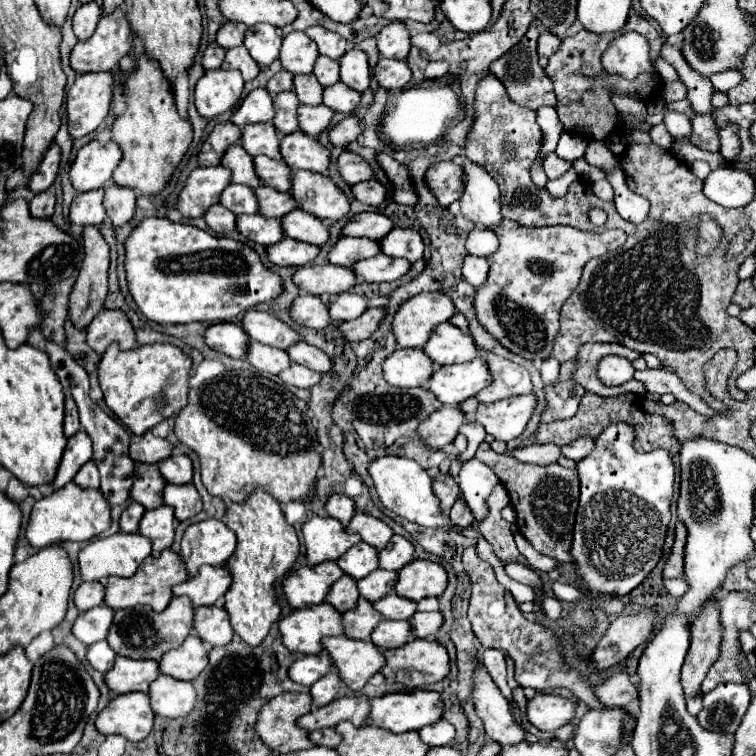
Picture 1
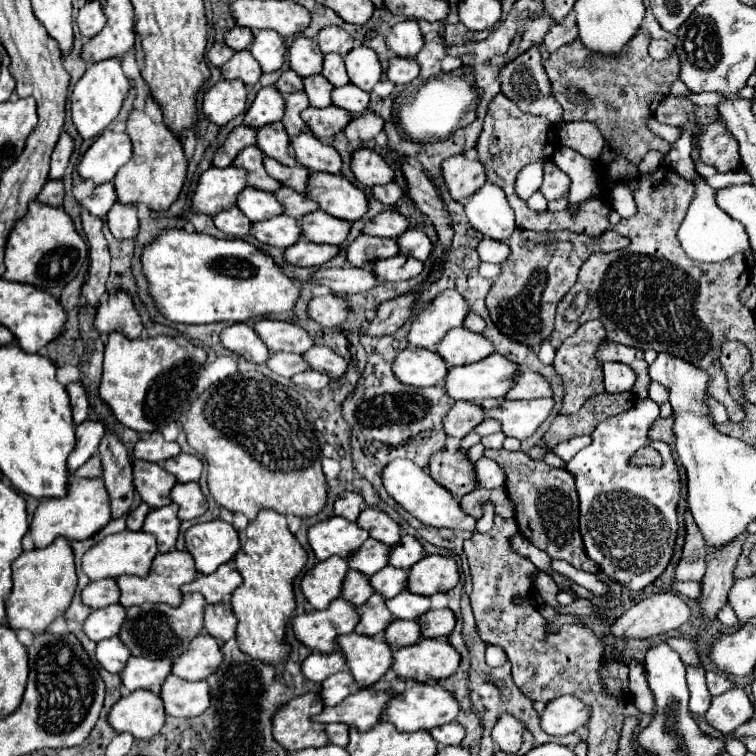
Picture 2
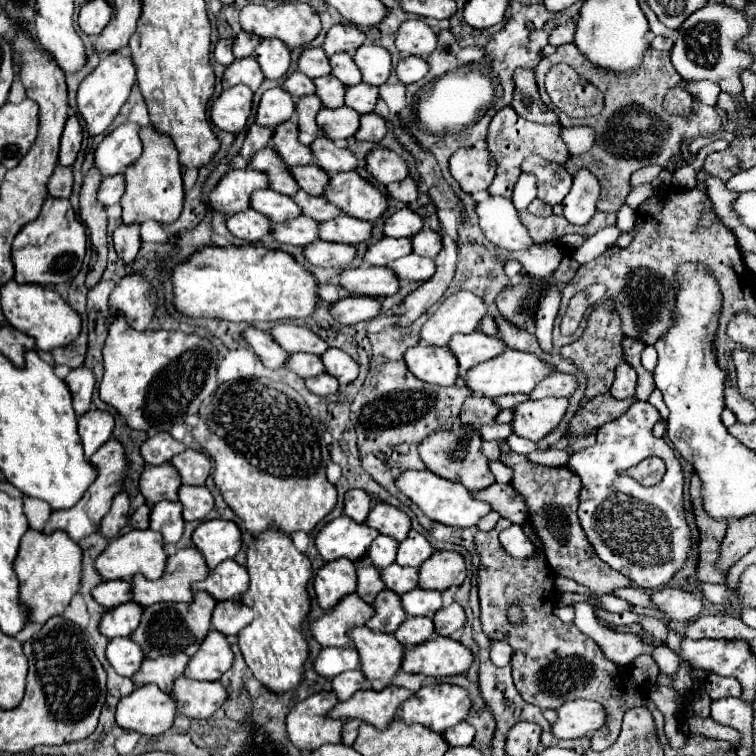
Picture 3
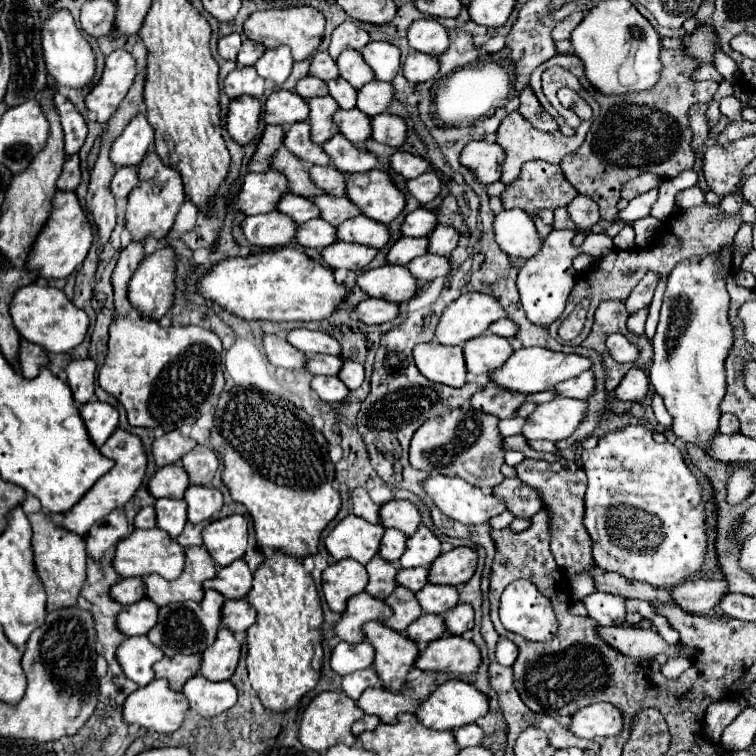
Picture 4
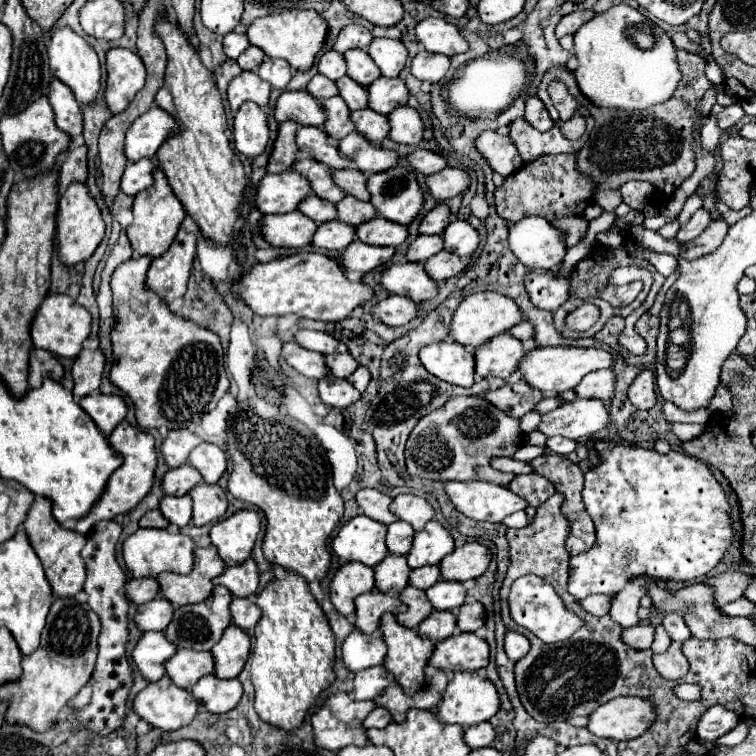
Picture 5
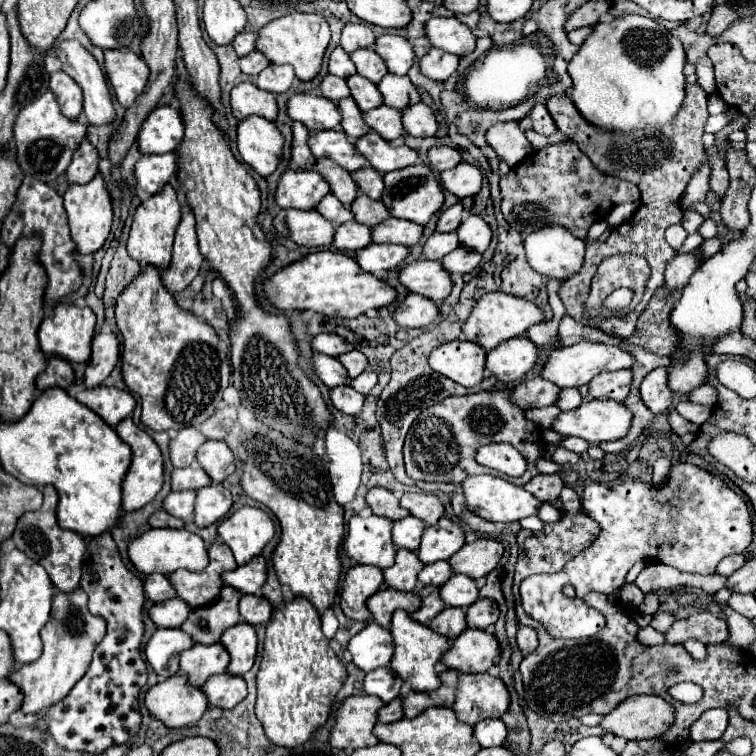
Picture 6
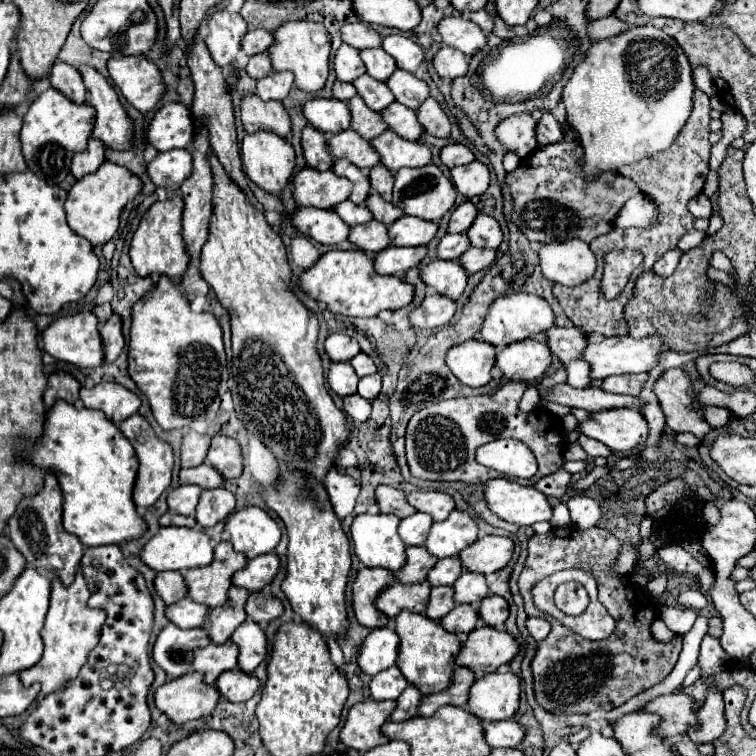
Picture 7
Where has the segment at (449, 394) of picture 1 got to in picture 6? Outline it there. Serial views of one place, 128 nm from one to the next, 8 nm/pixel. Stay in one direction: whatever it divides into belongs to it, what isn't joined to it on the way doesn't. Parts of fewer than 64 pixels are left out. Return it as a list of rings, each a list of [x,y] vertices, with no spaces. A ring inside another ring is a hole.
[[[584,340],[584,342],[572,344],[572,346],[562,346],[558,350],[552,350],[552,354],[546,358],[546,362],[542,366],[540,376],[544,380],[554,382],[560,388],[570,388],[570,386],[580,388],[580,386],[588,384],[594,376],[598,376],[602,372],[630,368],[632,362],[634,362],[634,358],[628,352],[624,352],[622,348],[618,348],[618,346],[612,346],[612,344],[596,344],[596,342]]]

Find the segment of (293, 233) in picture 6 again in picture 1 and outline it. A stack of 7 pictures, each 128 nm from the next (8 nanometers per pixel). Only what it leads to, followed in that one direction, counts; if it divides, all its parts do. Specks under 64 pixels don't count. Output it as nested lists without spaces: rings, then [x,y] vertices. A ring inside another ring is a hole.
[[[214,204],[212,208],[208,208],[208,212],[204,214],[204,220],[216,234],[232,234],[232,230],[236,228],[236,216],[220,204]]]

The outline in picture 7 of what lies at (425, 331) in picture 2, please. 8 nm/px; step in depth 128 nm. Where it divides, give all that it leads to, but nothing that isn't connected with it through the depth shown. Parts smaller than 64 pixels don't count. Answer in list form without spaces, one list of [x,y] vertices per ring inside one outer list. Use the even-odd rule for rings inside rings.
[[[504,294],[490,304],[488,316],[484,318],[484,324],[480,328],[480,338],[496,348],[504,348],[532,334],[546,332],[550,326],[554,326],[554,314],[546,300],[536,294]]]

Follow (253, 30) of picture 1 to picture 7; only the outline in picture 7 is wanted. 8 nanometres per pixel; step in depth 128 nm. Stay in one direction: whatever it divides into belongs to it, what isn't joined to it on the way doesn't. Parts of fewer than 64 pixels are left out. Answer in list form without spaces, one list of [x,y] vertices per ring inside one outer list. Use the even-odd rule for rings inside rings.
[[[270,72],[266,78],[258,80],[256,94],[262,100],[284,100],[292,88],[294,76],[292,72]]]

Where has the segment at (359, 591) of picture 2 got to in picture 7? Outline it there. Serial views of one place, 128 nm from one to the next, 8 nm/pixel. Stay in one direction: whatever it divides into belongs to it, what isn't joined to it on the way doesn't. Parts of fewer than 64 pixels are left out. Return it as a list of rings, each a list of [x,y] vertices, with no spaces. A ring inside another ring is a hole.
[[[410,546],[406,548],[406,562],[400,572],[394,572],[394,578],[400,584],[416,584],[424,582],[428,570],[436,564],[438,560],[426,552],[424,546]]]

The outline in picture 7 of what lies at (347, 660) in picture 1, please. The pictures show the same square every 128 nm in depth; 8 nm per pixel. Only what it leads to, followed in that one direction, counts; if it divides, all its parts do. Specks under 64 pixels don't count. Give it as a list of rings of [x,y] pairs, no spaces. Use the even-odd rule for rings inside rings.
[[[404,610],[396,616],[396,634],[400,636],[396,666],[400,668],[404,678],[412,686],[416,686],[424,696],[446,690],[452,682],[454,658],[460,652],[458,636],[446,632],[440,626],[440,622],[434,622],[434,620],[426,618],[424,614],[412,614],[408,610]]]

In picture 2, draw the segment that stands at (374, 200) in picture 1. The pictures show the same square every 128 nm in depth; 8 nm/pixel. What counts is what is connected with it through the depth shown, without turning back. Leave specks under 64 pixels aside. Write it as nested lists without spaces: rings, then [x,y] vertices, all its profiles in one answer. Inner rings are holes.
[[[388,182],[384,186],[376,186],[372,188],[372,198],[376,198],[378,202],[386,204],[386,206],[394,206],[400,198],[402,198],[402,188],[396,182]]]

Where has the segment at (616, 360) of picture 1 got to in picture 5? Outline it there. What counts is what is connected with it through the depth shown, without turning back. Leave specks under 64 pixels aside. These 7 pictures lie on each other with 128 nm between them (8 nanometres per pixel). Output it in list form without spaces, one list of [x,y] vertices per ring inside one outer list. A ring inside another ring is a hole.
[[[642,370],[634,378],[634,384],[628,388],[628,400],[632,400],[632,404],[638,410],[650,410],[656,404],[656,390],[654,390],[652,370]]]

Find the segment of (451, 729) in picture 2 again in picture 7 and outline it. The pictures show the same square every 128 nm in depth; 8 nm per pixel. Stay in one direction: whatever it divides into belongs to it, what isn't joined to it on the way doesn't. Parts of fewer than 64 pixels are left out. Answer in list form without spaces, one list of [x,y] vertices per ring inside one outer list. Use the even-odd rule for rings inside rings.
[[[514,720],[484,722],[484,740],[490,748],[516,748],[524,738],[526,730]]]

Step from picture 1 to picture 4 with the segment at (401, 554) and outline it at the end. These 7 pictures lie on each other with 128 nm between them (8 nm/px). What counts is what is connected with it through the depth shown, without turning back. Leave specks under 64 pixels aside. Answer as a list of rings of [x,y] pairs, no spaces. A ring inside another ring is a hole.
[[[420,526],[416,534],[408,536],[406,540],[406,550],[400,556],[400,566],[402,568],[414,568],[414,566],[424,566],[428,568],[438,556],[440,556],[440,540],[432,530],[426,526]]]

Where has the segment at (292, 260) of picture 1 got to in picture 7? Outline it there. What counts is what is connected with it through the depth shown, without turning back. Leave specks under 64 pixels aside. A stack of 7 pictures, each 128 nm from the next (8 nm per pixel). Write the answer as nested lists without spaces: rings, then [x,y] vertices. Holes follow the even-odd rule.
[[[388,246],[380,250],[380,254],[374,254],[374,270],[378,274],[390,274],[390,276],[402,276],[408,268],[418,266],[418,262],[426,256],[426,248],[398,248]]]

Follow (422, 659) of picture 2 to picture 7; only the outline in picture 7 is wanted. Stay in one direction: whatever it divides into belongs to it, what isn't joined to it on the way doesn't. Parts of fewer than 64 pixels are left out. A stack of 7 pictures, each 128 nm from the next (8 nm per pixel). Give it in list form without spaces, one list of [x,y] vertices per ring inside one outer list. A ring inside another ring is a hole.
[[[480,626],[468,634],[466,642],[462,642],[456,664],[470,668],[476,676],[484,676],[496,672],[498,666],[508,664],[516,654],[518,642],[506,630]]]

